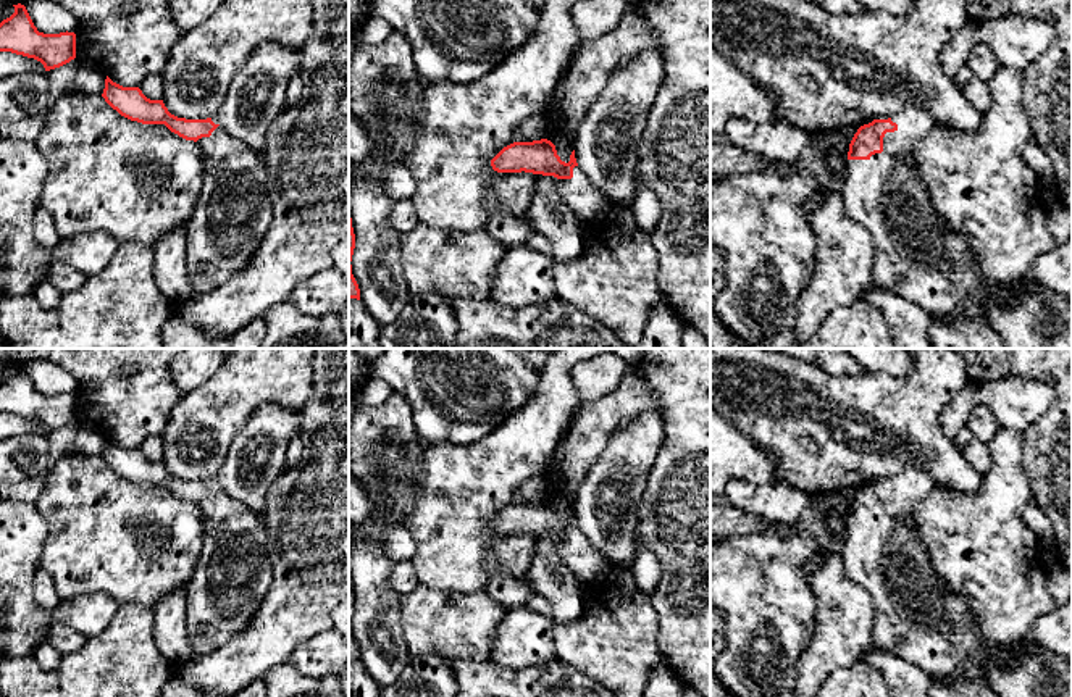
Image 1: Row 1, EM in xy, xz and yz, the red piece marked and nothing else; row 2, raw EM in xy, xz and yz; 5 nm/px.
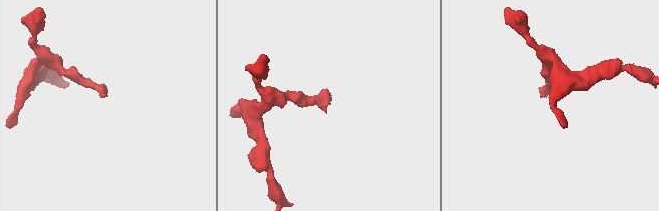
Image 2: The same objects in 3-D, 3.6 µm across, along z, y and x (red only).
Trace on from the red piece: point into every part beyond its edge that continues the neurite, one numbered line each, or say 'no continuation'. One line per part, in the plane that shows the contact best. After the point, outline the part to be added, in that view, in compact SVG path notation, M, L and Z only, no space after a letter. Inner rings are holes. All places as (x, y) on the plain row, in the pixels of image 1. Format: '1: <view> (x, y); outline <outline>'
1: yz (917, 617); outline M911 466L891 482L898 490L885 495L883 513L869 521L848 521L838 550L848 576L873 600L873 647L891 650L930 674L946 676L982 649L982 628L967 600L938 576L915 529L914 507L936 487L933 478L925 468Z

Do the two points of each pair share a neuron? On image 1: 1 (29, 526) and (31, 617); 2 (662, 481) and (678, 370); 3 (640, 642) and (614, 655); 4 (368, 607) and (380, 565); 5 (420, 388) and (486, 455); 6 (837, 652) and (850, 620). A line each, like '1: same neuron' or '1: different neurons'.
1: same neuron
2: same neuron
3: same neuron
4: same neuron
5: different neurons
6: same neuron

